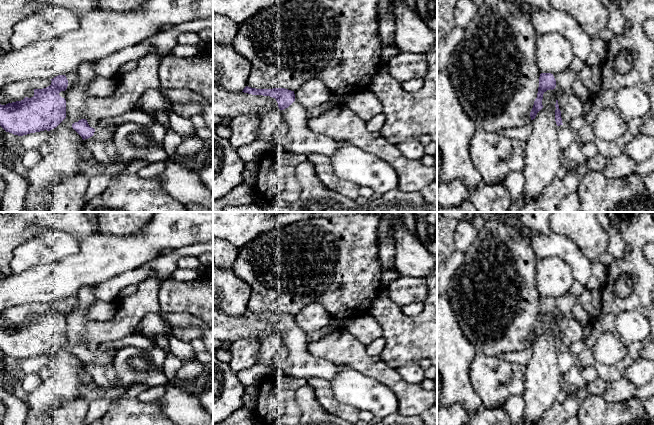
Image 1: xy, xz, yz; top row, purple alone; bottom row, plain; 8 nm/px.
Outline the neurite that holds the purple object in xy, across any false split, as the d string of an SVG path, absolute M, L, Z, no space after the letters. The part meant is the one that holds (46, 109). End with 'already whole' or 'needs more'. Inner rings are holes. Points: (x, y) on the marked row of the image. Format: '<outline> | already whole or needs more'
M76 71L58 75L51 79L50 86L34 89L33 97L0 104L0 126L18 136L56 128L66 118L66 100L59 93L72 87L76 80Z | needs more

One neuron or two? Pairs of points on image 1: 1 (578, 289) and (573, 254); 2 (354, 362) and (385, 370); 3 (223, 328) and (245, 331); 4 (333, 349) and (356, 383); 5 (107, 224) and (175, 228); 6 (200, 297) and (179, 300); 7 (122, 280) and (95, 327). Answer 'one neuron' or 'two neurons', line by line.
1: two neurons
2: one neuron
3: one neuron
4: two neurons
5: two neurons
6: one neuron
7: two neurons

